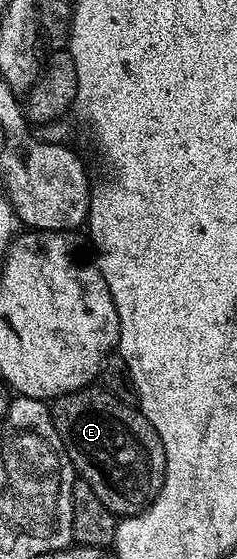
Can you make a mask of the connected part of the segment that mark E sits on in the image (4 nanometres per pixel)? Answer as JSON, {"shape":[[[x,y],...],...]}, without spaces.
{"shape":[[[102,386],[60,395],[50,404],[51,420],[69,453],[75,474],[88,483],[117,517],[139,515],[159,496],[165,481],[165,449],[142,411],[123,404]]]}

